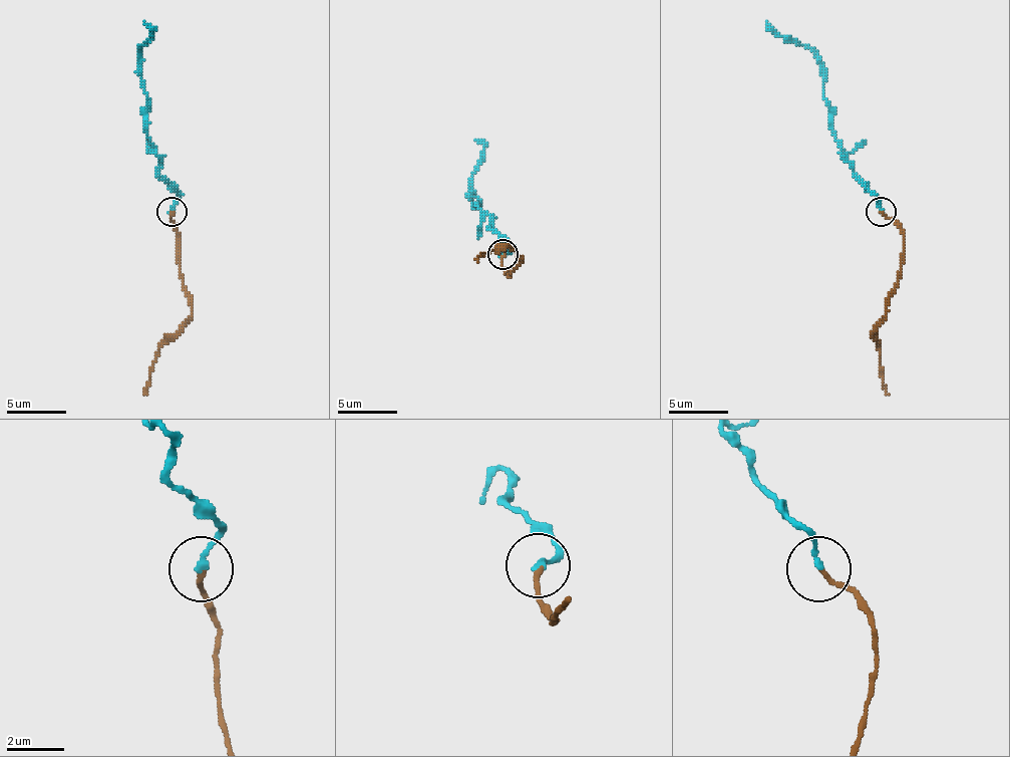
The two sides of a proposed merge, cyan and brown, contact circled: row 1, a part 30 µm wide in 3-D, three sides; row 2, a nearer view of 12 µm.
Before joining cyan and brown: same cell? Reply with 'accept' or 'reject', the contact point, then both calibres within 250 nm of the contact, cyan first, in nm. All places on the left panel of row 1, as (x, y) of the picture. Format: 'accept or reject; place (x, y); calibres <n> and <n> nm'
accept; place (172, 211); calibres 200 and 150 nm

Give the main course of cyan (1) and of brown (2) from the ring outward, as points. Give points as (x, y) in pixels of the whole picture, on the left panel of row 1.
1: (171, 212), (180, 194), (158, 174), (155, 147), (146, 135), (146, 95), (140, 45), (152, 33), (143, 21)
2: (174, 212), (171, 221), (177, 236), (180, 278), (192, 299), (192, 316), (158, 349), (143, 395)

